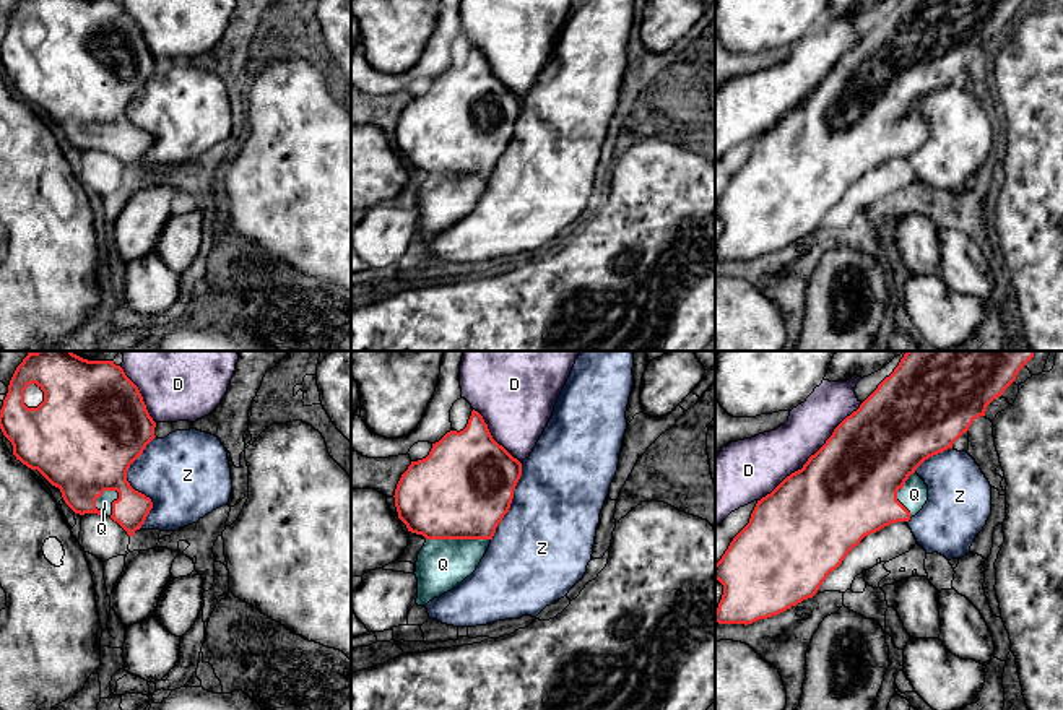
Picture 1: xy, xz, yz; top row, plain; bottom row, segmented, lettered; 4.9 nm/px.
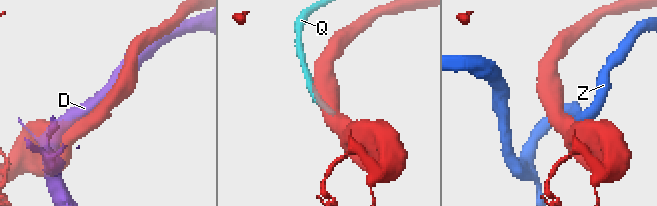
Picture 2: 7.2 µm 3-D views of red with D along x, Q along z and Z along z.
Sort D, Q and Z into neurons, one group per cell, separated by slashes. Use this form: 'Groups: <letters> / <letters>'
Groups: D / Q / Z

